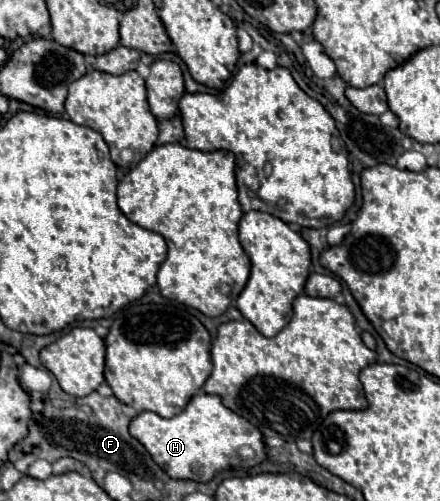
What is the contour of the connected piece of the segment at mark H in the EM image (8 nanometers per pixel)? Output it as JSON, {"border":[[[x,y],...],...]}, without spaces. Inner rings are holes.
{"border":[[[203,391],[195,393],[187,407],[171,419],[163,419],[157,413],[139,413],[129,423],[129,433],[141,441],[149,451],[153,461],[165,469],[173,479],[191,479],[191,481],[211,481],[213,475],[221,469],[231,467],[251,467],[261,463],[265,455],[263,435],[257,427],[245,421],[241,415],[227,409],[217,395],[207,395]],[[239,447],[251,447],[255,457],[239,463]]]}

